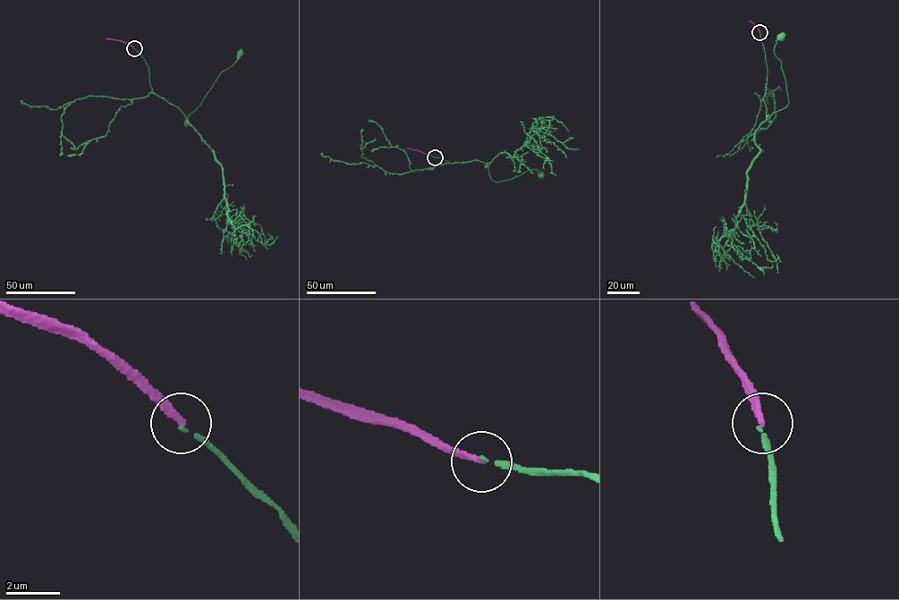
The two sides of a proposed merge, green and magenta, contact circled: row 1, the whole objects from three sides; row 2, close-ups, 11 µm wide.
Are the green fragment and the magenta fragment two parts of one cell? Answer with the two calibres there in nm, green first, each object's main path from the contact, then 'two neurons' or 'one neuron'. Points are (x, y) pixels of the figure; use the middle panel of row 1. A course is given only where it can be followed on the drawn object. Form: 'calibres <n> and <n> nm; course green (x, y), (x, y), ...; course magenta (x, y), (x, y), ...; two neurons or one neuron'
calibres 140 and 280 nm; course green (435, 157), (450, 164), (472, 160), (489, 164), (489, 174), (496, 181), (531, 170), (540, 175); course magenta (435, 157), (407, 147); two neurons

